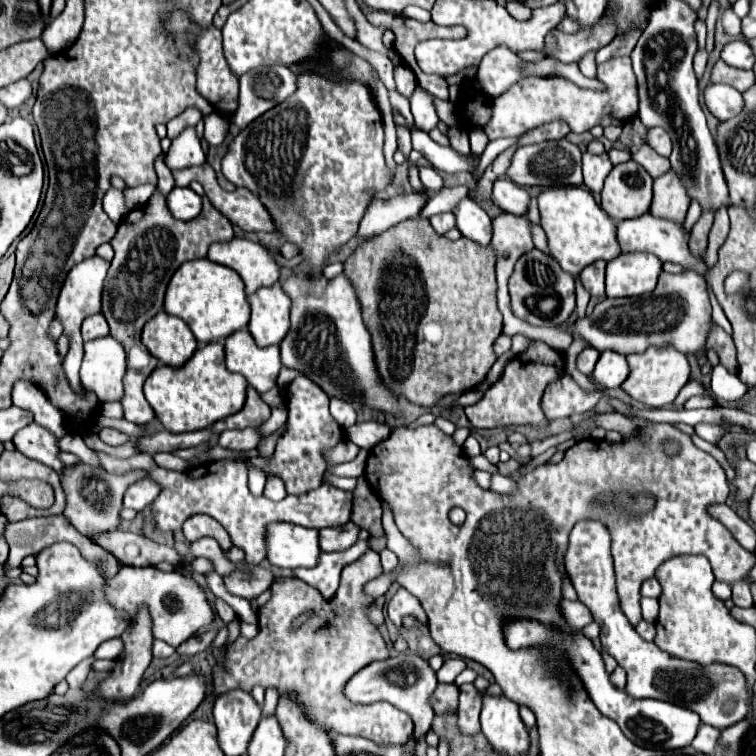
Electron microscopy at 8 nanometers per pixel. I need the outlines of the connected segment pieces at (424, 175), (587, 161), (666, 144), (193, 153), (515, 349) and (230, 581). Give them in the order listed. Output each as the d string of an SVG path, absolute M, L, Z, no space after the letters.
M419 166L419 178L421 178L421 182L423 182L423 186L425 186L427 190L437 192L437 190L443 188L443 180L441 180L441 176L439 176L433 168L423 168L423 166Z
M589 152L583 154L583 178L585 178L585 186L593 192L599 194L603 188L603 180L607 178L607 174L611 172L611 162L607 154L601 156L593 156Z
M649 128L647 130L647 144L661 156L669 156L671 154L671 138L663 128Z
M187 126L179 136L171 140L167 166L171 170L179 170L179 168L189 168L197 164L205 164L205 154L201 150L195 126Z
M516 334L515 336L512 337L512 346L511 346L511 351L517 355L521 354L521 352L525 352L527 348L530 346L532 340L521 335L521 334Z
M249 566L251 572L249 574L243 574L243 572L237 572L237 574L231 574L231 576L225 576L225 586L229 592L237 594L237 596L243 596L247 600L263 594L263 590L269 588L269 584L273 582L273 574L265 568L259 568L259 566Z

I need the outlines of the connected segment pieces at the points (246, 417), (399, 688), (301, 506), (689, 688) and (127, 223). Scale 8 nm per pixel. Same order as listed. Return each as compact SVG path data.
M247 388L245 406L237 414L215 422L211 428L219 436L223 430L229 430L229 428L255 428L263 424L269 416L271 416L271 408L261 400L259 392L253 388Z
M399 654L395 658L371 662L363 670L359 670L347 682L345 696L349 700L355 700L357 704L373 704L373 702L385 700L385 702L397 706L399 710L405 710L407 714L411 714L411 718L415 722L415 738L419 738L419 736L425 736L429 732L431 722L433 722L429 696L433 694L435 686L437 686L437 676L435 676L435 670L429 666L427 660L423 660L417 654L413 654L413 656L411 654Z
M93 450L99 458L99 464L113 474L131 472L131 470L147 470L149 478L161 484L161 494L153 502L153 516L161 530L179 532L181 524L193 514L209 514L215 518L229 534L231 544L245 552L247 564L259 564L265 560L265 528L269 522L291 522L303 528L327 528L327 526L343 526L351 518L351 492L333 488L329 484L321 484L313 492L301 496L287 496L281 502L267 500L265 496L253 496L247 488L247 466L243 458L225 458L217 462L205 462L185 472L173 472L159 468L149 454L135 454L127 460L109 456L107 452Z
M581 520L569 534L569 546L565 552L565 570L577 592L581 604L585 604L593 620L601 626L601 648L611 654L621 668L627 672L625 692L631 698L657 698L679 706L685 706L701 716L701 722L711 724L719 730L739 722L747 714L747 690L745 676L733 666L711 664L701 666L695 662L679 660L659 650L655 644L645 642L627 620L619 606L615 590L615 572L611 558L611 536L609 530L597 520Z
M153 194L149 202L141 208L135 208L125 216L119 224L111 246L115 250L115 258L109 268L109 276L103 288L103 310L101 314L107 318L111 336L125 346L127 352L127 372L123 378L125 398L121 400L125 410L125 420L133 424L149 424L155 420L155 412L143 396L143 382L155 370L157 360L147 352L141 344L141 330L147 320L151 320L159 310L163 310L165 288L173 276L173 272L187 260L205 258L207 248L213 242L227 242L233 238L231 222L203 196L203 210L195 220L181 222L173 218L167 210L165 198Z

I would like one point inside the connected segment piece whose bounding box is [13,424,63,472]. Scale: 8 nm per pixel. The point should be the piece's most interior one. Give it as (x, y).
(33, 441)

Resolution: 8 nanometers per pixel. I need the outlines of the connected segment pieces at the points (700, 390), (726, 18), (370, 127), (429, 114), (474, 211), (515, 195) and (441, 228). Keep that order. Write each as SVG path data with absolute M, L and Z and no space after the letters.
M691 380L691 382L687 382L687 384L685 384L685 388L679 392L677 400L673 402L673 408L683 408L685 400L689 400L689 398L691 398L691 396L695 396L695 394L701 394L701 396L709 396L709 392L703 388L703 384L699 384L697 380Z
M729 4L729 8L723 10L723 14L721 14L721 24L723 24L725 34L729 34L729 36L737 38L737 36L741 34L741 18L733 12L731 4Z
M299 74L297 76L297 92L293 96L289 96L285 102L277 104L275 108L271 108L269 112L265 112L257 120L253 120L247 128L243 128L233 138L233 142L229 144L229 150L223 156L223 160L221 160L221 168L223 168L223 176L229 182L233 182L235 186L245 186L255 196L261 198L261 202L267 206L267 210L271 212L273 220L277 222L279 232L289 242L293 242L293 244L297 244L301 248L301 254L305 256L303 262L309 266L307 274L321 274L323 272L323 266L327 264L329 254L333 254L341 244L349 242L357 234L361 216L365 214L365 208L371 202L371 198L377 192L385 190L389 186L389 182L391 182L391 172L387 172L387 164L385 164L385 156L383 156L383 124L381 124L381 114L377 110L377 104L373 102L371 92L363 84L359 84L359 82L337 84L337 82L331 82L331 80L327 80L323 76L317 76L317 74Z
M417 88L411 96L411 114L415 118L415 128L419 128L423 132L431 132L439 124L431 94L421 88Z
M465 196L455 208L455 218L461 236L477 242L479 246L487 246L491 242L491 218L475 200Z
M497 178L493 184L491 202L505 212L511 212L515 216L525 216L529 206L529 194L525 188L517 186L509 178Z
M445 212L445 214L437 214L437 216L431 216L429 218L431 226L439 232L439 234L445 234L447 230L455 228L455 220L453 220L453 212Z

